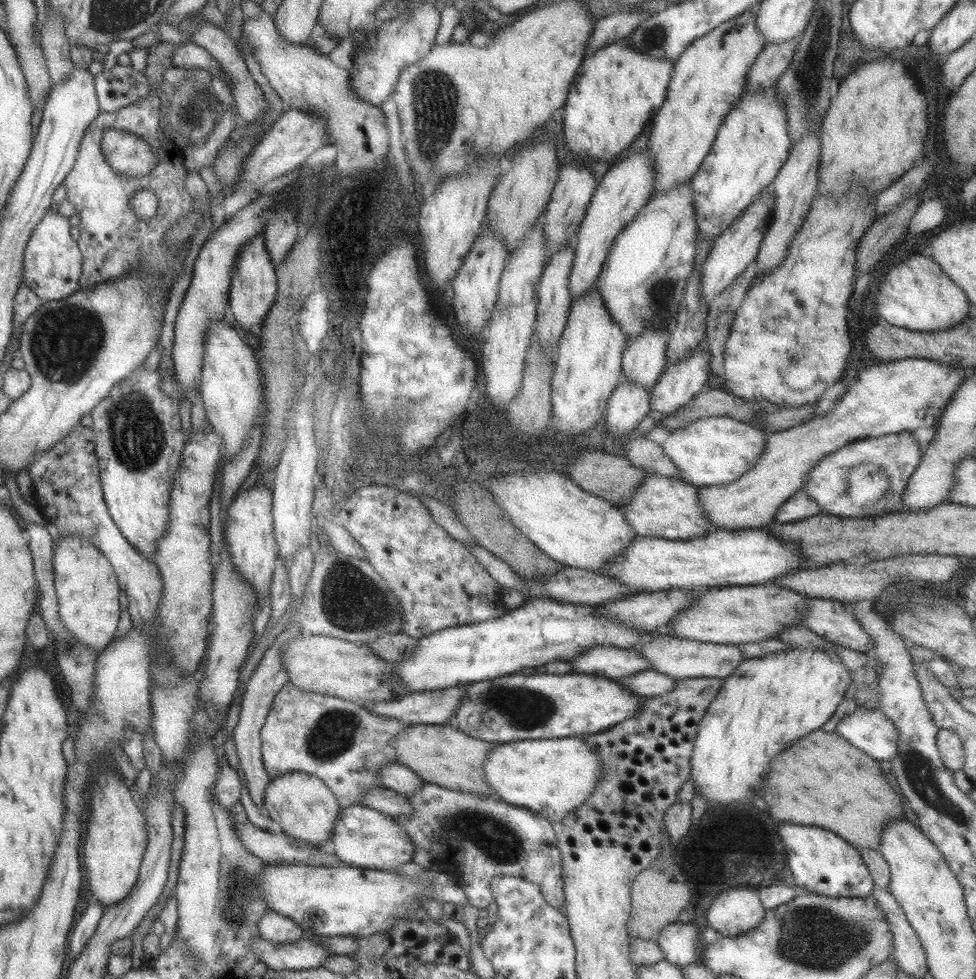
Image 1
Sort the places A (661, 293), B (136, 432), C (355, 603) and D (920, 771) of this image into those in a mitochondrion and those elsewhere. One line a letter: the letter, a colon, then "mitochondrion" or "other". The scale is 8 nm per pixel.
A: mitochondrion
B: mitochondrion
C: mitochondrion
D: mitochondrion

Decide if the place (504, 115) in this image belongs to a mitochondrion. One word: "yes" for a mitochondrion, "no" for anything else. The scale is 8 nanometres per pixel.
no

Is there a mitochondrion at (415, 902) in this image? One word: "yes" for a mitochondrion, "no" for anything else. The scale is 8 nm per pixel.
no

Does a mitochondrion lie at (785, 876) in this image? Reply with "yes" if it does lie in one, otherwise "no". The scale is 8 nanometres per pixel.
no

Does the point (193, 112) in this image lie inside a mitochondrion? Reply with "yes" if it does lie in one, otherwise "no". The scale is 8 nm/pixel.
yes

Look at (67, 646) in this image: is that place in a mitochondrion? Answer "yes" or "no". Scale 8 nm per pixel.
yes

